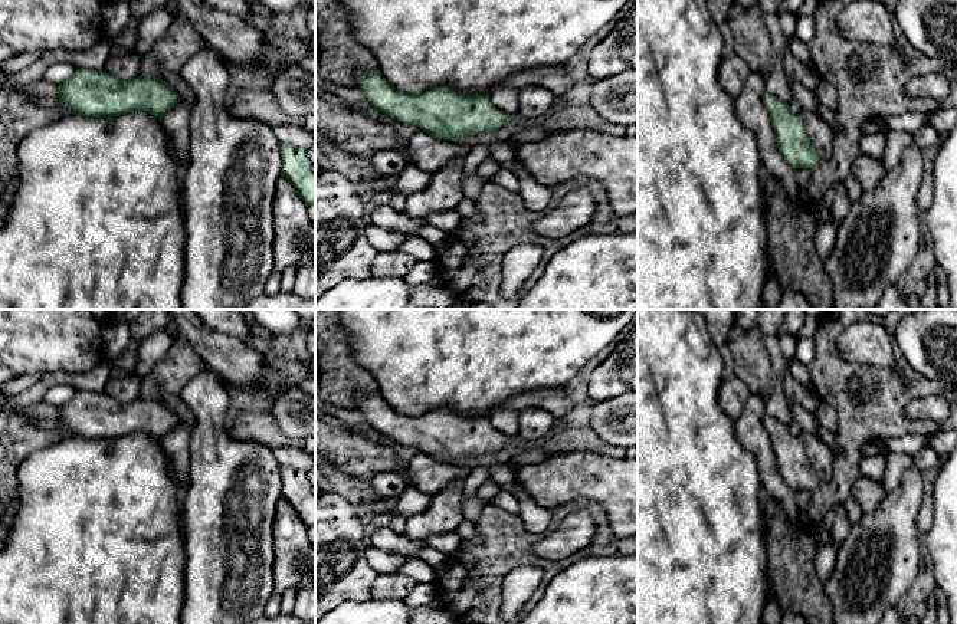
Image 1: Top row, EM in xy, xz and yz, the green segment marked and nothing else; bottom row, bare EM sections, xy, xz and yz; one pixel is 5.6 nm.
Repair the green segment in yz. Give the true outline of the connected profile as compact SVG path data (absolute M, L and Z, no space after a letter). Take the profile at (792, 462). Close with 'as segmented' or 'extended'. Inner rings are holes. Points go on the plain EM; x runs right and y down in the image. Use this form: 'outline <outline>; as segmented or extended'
outline M768 416L763 417L776 456L776 467L784 482L794 490L817 490L822 485L815 467L812 466L804 446L799 436L794 436L789 426Z; as segmented

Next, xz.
outline M377 391L360 397L360 413L377 434L384 434L404 447L416 447L422 453L456 463L461 459L495 453L512 441L512 437L496 431L489 416L461 416L448 408L430 410L425 414L406 416L397 413Z; as segmented

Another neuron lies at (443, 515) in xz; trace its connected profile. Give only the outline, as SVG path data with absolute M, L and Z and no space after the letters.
M463 480L448 483L440 492L430 496L426 510L406 516L403 535L412 541L450 533L463 522L461 505L463 500Z

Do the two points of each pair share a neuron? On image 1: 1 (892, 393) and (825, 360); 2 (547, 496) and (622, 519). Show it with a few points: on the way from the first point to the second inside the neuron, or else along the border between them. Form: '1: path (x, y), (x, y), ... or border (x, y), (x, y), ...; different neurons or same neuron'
1: path (875, 377), (855, 370), (842, 370); same neuron
2: path (567, 489), (596, 489), (606, 499); same neuron

